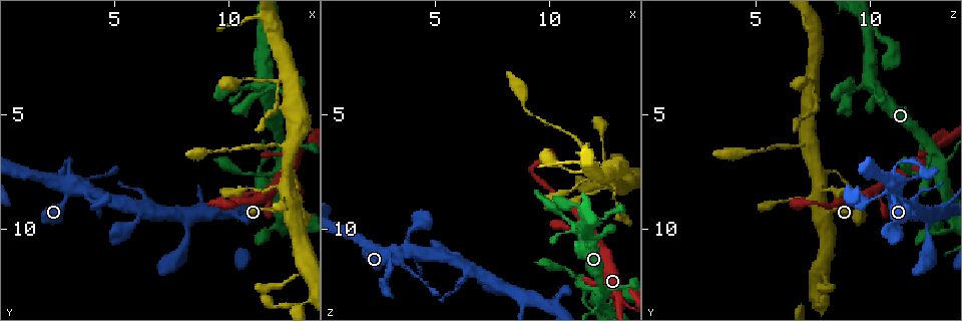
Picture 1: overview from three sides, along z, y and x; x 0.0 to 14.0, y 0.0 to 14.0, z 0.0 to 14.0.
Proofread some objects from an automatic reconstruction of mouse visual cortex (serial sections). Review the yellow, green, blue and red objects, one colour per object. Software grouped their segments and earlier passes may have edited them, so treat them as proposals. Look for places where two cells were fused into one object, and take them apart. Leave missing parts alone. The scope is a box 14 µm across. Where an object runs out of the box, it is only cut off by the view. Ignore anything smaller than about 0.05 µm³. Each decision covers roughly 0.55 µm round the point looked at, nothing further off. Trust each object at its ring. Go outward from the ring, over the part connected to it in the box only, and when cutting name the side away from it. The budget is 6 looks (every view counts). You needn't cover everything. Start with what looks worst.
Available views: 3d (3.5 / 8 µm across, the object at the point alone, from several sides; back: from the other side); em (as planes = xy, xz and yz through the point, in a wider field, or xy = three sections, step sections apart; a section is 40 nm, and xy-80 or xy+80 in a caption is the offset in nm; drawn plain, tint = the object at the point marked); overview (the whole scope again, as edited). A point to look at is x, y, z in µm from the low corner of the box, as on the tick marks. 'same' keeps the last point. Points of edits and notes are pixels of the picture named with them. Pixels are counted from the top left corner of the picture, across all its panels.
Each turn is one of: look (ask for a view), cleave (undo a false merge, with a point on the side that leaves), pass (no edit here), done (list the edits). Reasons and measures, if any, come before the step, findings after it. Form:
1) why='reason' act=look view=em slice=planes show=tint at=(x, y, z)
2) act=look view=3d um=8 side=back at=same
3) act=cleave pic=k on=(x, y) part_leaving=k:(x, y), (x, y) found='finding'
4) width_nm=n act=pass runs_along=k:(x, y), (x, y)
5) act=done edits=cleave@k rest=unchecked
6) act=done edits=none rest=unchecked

why='thick turns thin' act=look view=3d um=3.5 at=(12.4, 6.4, 7.2)

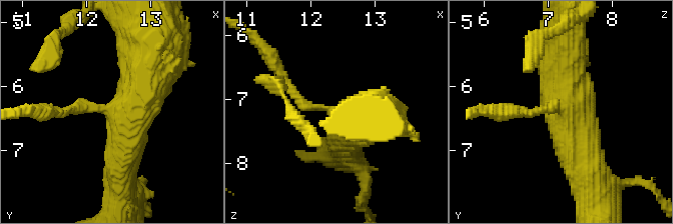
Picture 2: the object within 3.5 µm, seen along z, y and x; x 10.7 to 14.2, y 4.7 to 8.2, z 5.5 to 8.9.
act=look view=em slice=xy step=2 show=tint at=(12.35, 6.35, 7.25)

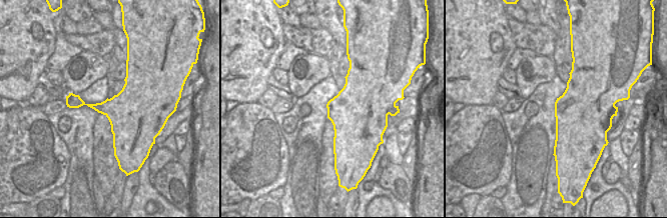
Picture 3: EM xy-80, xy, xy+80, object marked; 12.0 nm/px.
act=pass runs_along=2:(118, 170), (146, 44) found='all the same cell'

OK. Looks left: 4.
act=look view=3d um=3.5 at=(13.1, 6.3, 13.2)

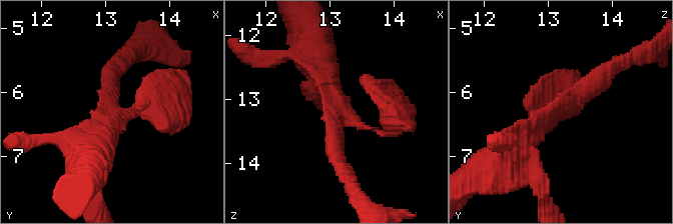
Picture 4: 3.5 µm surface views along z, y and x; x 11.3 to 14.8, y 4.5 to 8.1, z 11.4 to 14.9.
arms=3 arm_widths_nm=100,300,350 act=look view=em slice=xy step=5 show=tint at=(13.15, 6.35, 13.15)

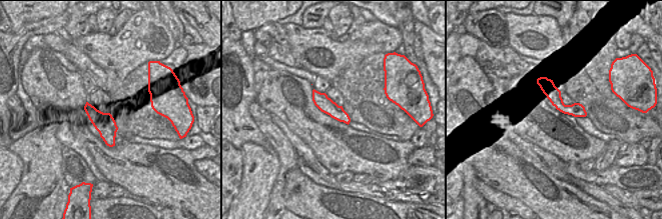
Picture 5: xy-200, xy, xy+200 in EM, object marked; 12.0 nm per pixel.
why='another direction' act=look view=em slice=xy step=2 show=tint at=same

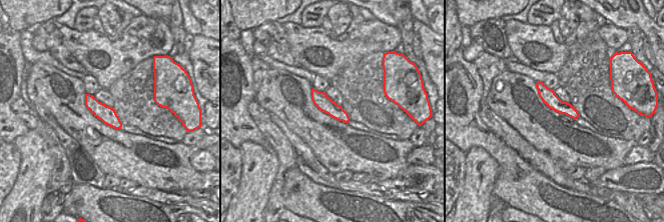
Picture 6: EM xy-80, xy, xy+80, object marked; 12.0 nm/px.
act=pass runs_along=4:(313, 51), (338, 108), (363, 126), (391, 126) found='all the same cell'

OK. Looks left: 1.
act=done edits=none rest=unchecked

